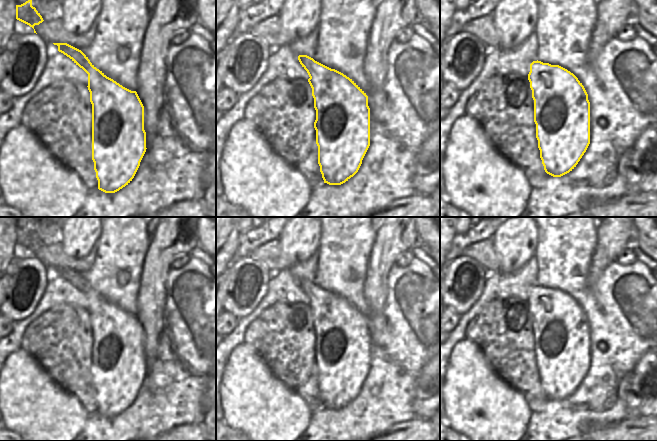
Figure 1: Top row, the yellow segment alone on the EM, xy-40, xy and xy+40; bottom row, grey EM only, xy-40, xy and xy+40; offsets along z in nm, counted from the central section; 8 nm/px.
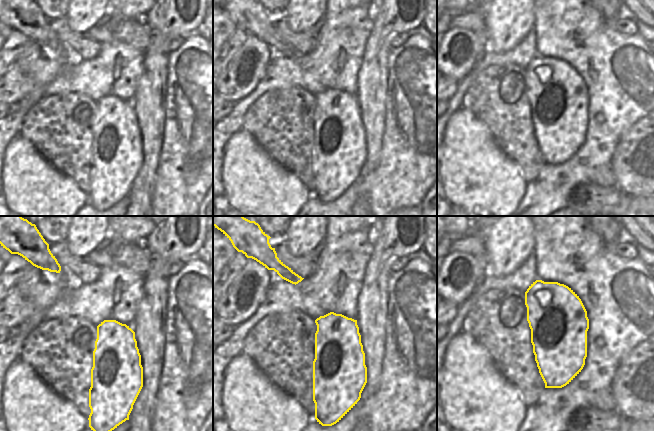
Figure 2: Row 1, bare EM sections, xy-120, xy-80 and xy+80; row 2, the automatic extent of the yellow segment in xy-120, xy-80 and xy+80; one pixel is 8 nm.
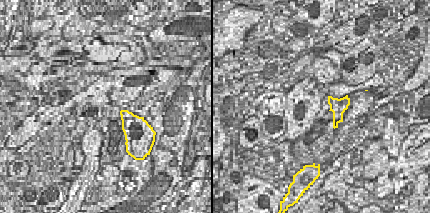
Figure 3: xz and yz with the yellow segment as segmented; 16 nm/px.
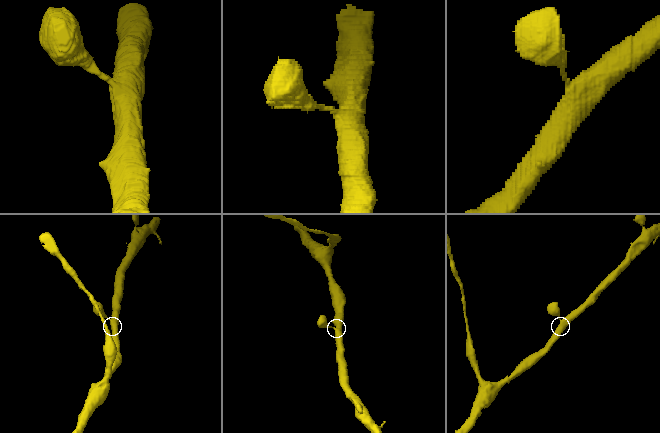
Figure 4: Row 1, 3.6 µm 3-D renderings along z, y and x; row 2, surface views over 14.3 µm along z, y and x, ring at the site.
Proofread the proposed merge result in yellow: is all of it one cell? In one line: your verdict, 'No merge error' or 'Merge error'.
No merge error

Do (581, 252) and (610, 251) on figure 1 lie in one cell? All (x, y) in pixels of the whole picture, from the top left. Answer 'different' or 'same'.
different

